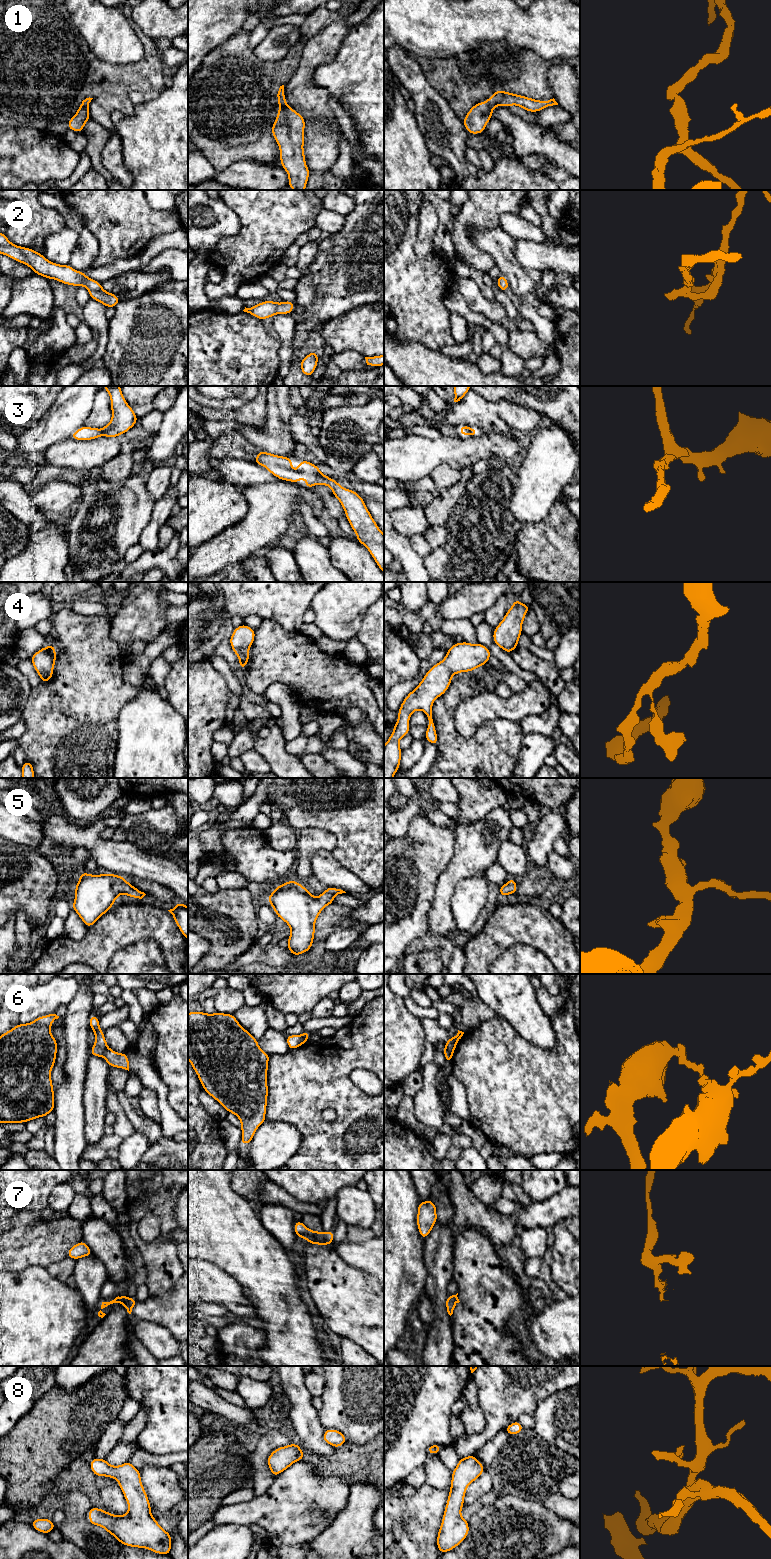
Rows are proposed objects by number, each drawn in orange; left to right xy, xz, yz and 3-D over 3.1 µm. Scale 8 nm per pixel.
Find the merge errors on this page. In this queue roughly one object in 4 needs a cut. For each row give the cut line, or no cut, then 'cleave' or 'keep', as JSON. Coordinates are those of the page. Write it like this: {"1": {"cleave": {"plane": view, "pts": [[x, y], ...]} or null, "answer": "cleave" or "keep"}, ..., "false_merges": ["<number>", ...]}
{"1": {"cleave": null, "answer": "keep"}, "2": {"cleave": null, "answer": "keep"}, "3": {"cleave": null, "answer": "keep"}, "4": {"cleave": null, "answer": "keep"}, "5": {"cleave": null, "answer": "keep"}, "6": {"cleave": {"plane": "yz", "pts": [[445, 1047], [452, 1054]]}, "answer": "cleave"}, "7": {"cleave": {"plane": "xz", "pts": [[309, 1239], [329, 1244]]}, "answer": "cleave"}, "8": {"cleave": null, "answer": "keep"}, "false_merges": ["6", "7"]}

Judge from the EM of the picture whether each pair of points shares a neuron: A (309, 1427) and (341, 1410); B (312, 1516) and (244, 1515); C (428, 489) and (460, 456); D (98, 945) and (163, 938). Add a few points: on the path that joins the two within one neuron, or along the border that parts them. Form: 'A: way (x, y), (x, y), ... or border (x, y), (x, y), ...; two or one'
A: border (317, 1411), (319, 1422), (325, 1429); two
B: way (295, 1514), (261, 1514); one
C: border (429, 475), (418, 480), (406, 481); two
D: way (114, 931), (147, 931); one

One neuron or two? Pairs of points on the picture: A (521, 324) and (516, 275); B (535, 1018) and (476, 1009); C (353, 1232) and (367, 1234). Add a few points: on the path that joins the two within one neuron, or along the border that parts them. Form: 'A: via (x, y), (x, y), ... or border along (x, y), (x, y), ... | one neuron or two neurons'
A: border along (521, 317), (533, 325), (534, 331) | two neurons
B: border along (477, 996), (497, 1014) | two neurons
C: via (356, 1234), (364, 1234) | one neuron

